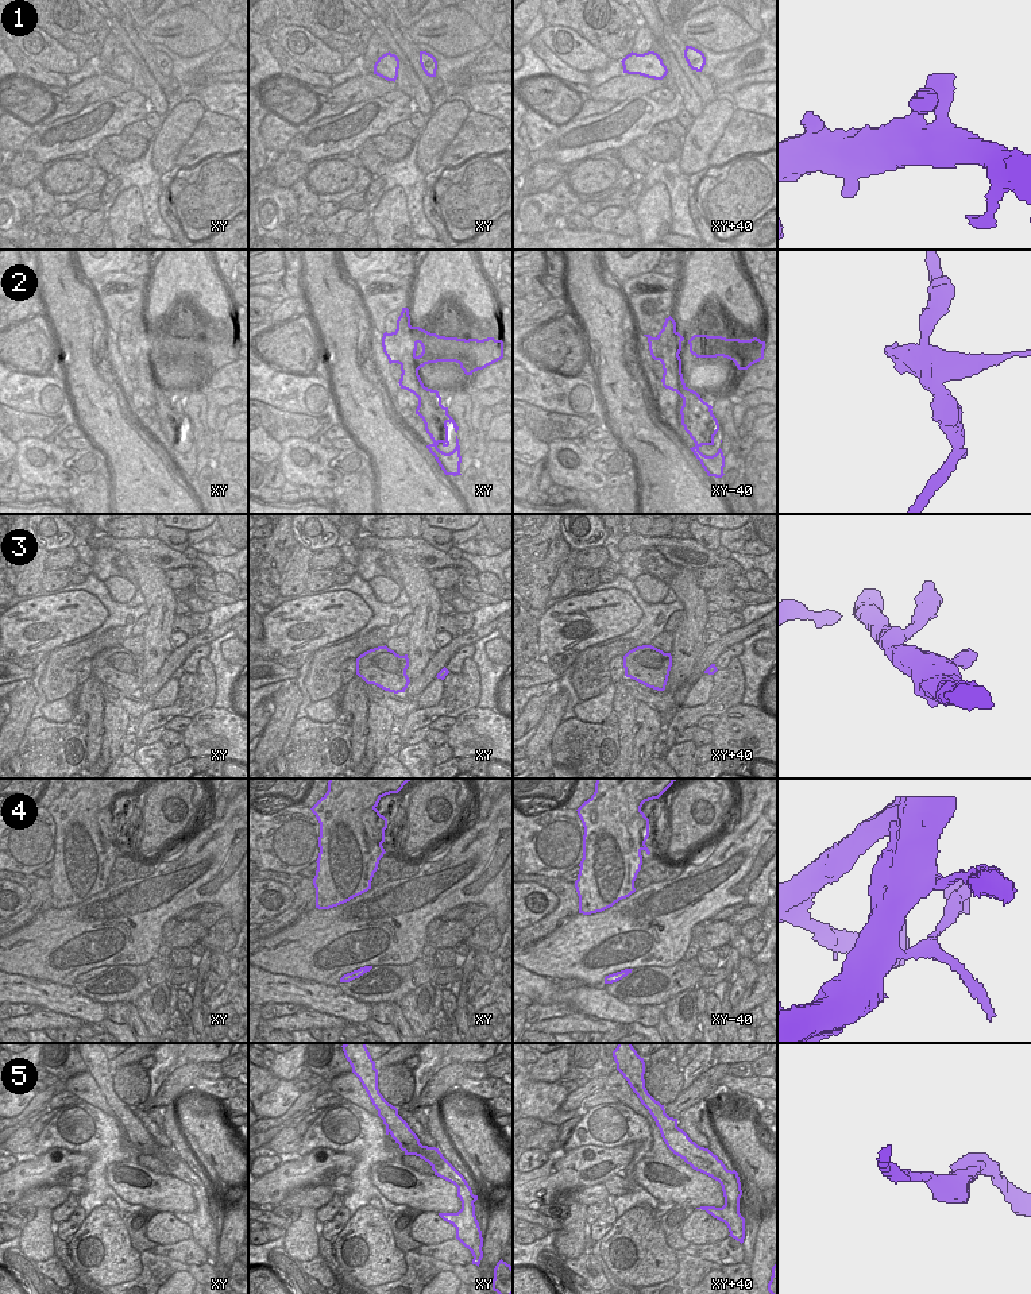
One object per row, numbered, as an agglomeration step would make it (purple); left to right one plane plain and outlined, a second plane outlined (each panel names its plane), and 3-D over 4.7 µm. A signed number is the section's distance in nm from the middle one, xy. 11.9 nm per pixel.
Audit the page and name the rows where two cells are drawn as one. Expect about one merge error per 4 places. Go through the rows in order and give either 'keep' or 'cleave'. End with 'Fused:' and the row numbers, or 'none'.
1: keep
2: cleave
3: keep
4: keep
5: keep
Fused: 2

